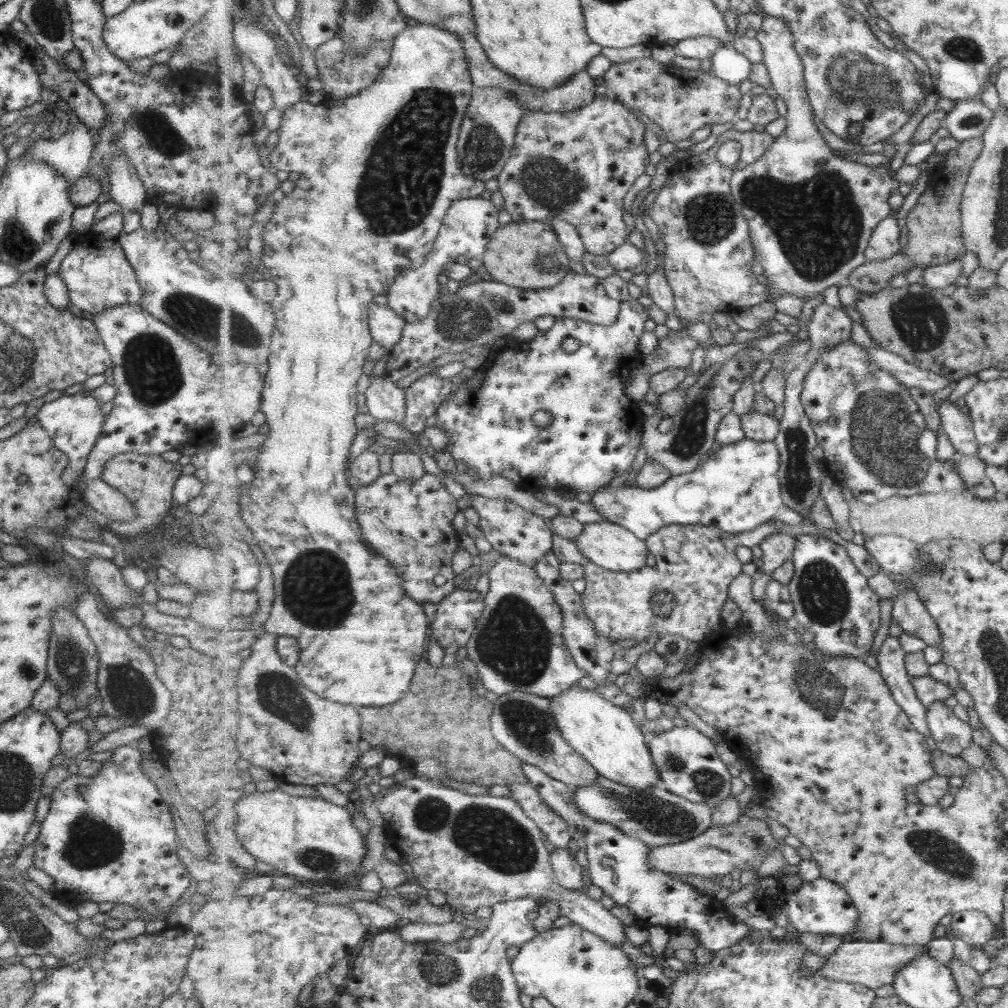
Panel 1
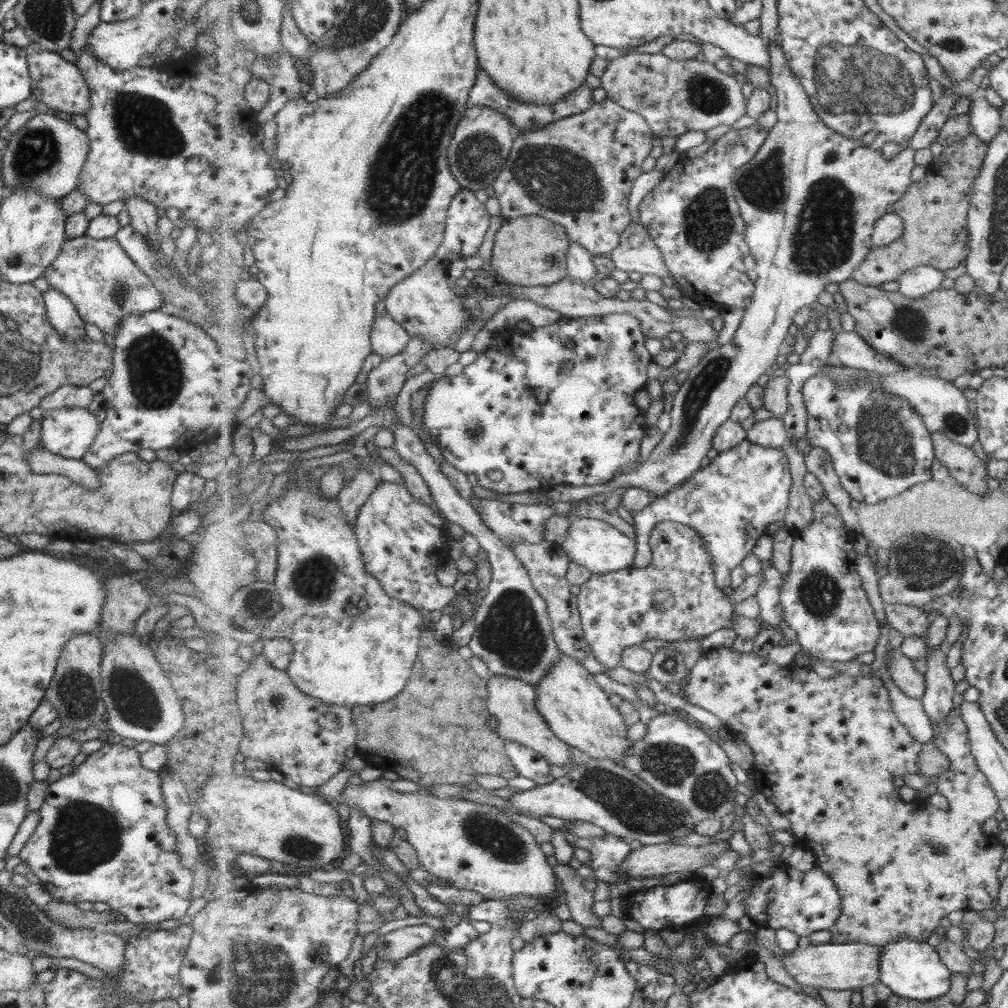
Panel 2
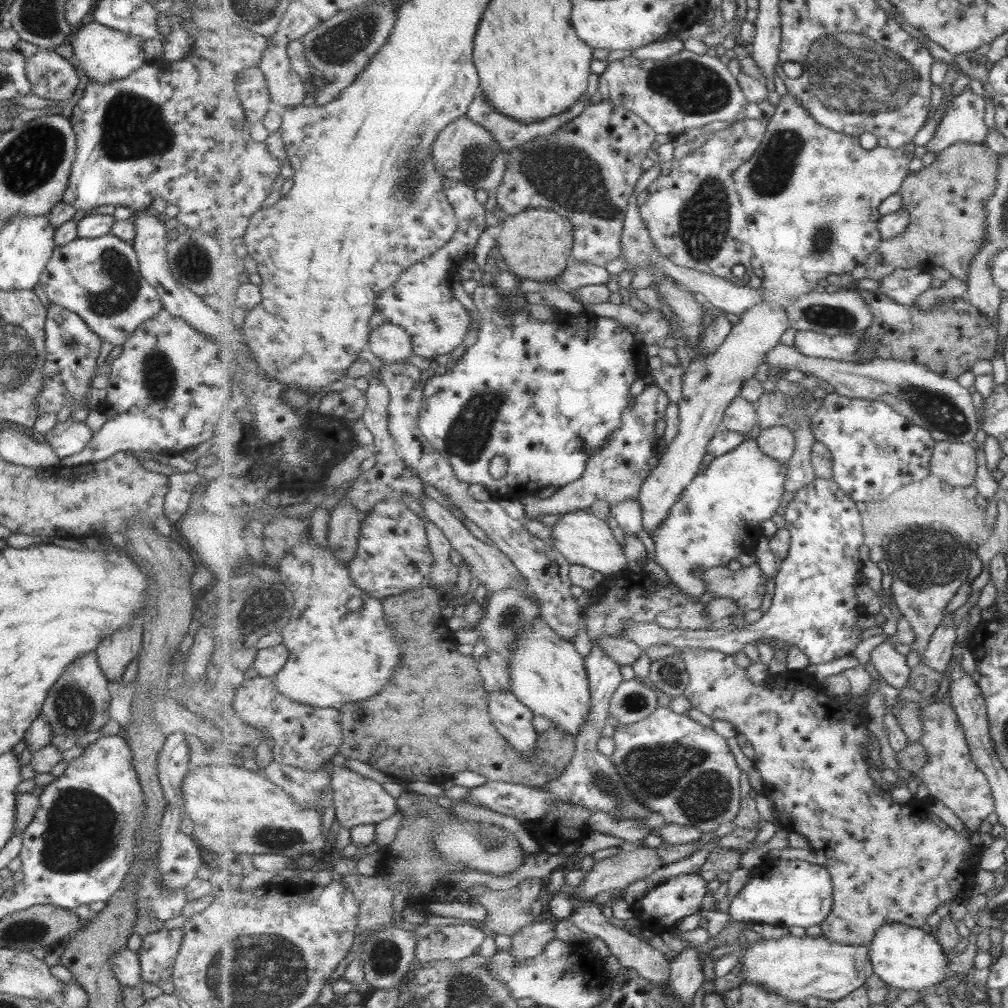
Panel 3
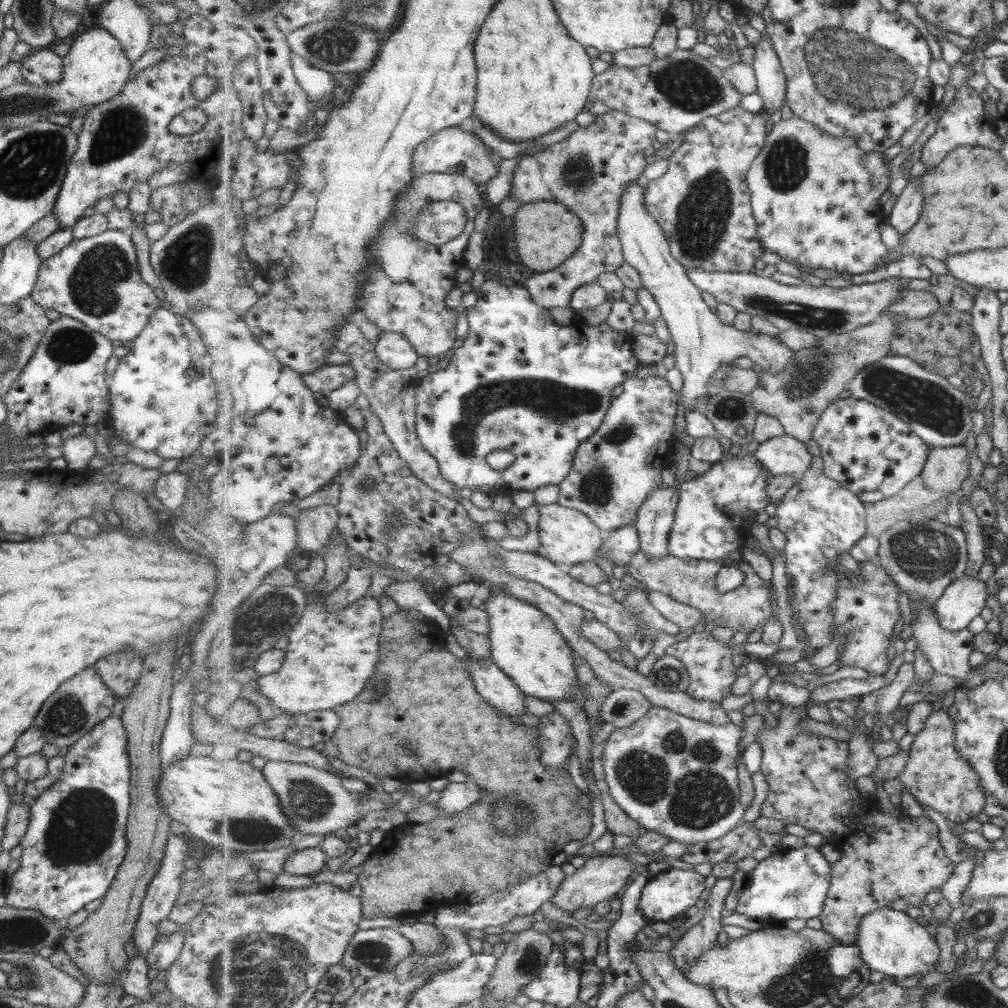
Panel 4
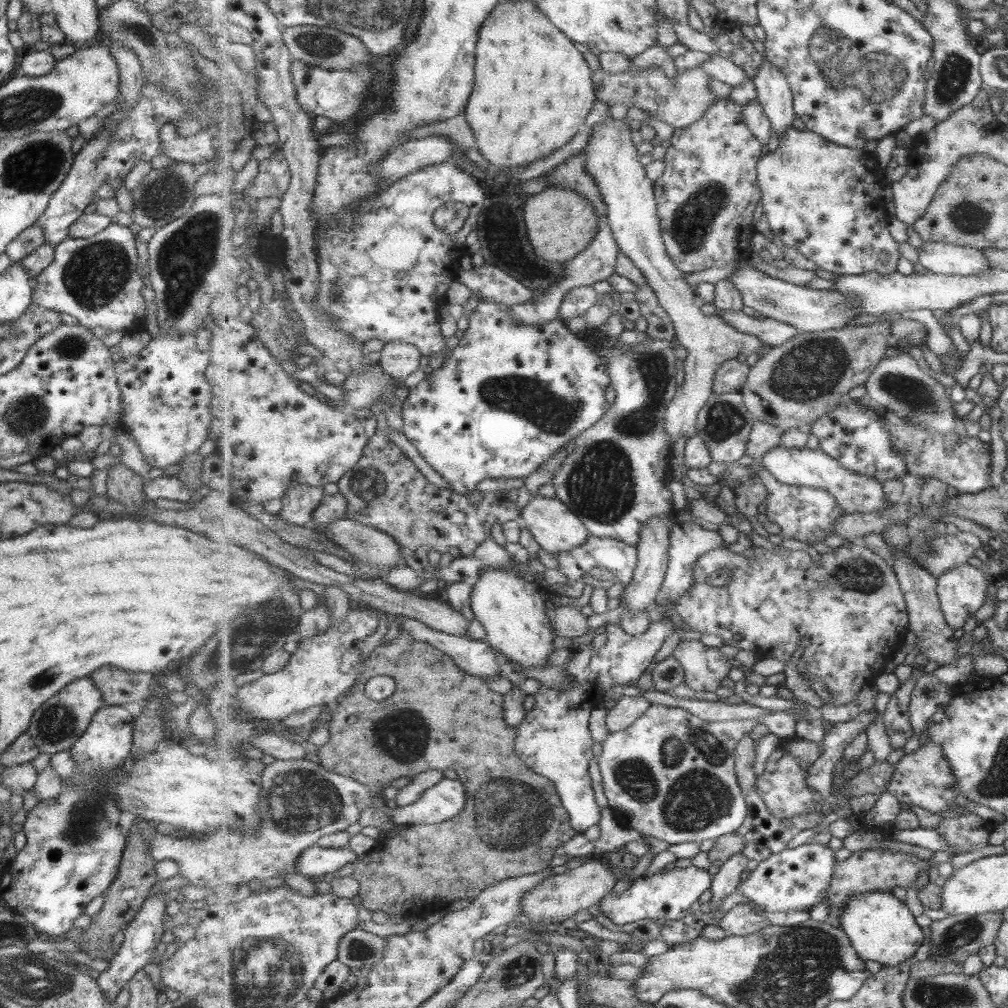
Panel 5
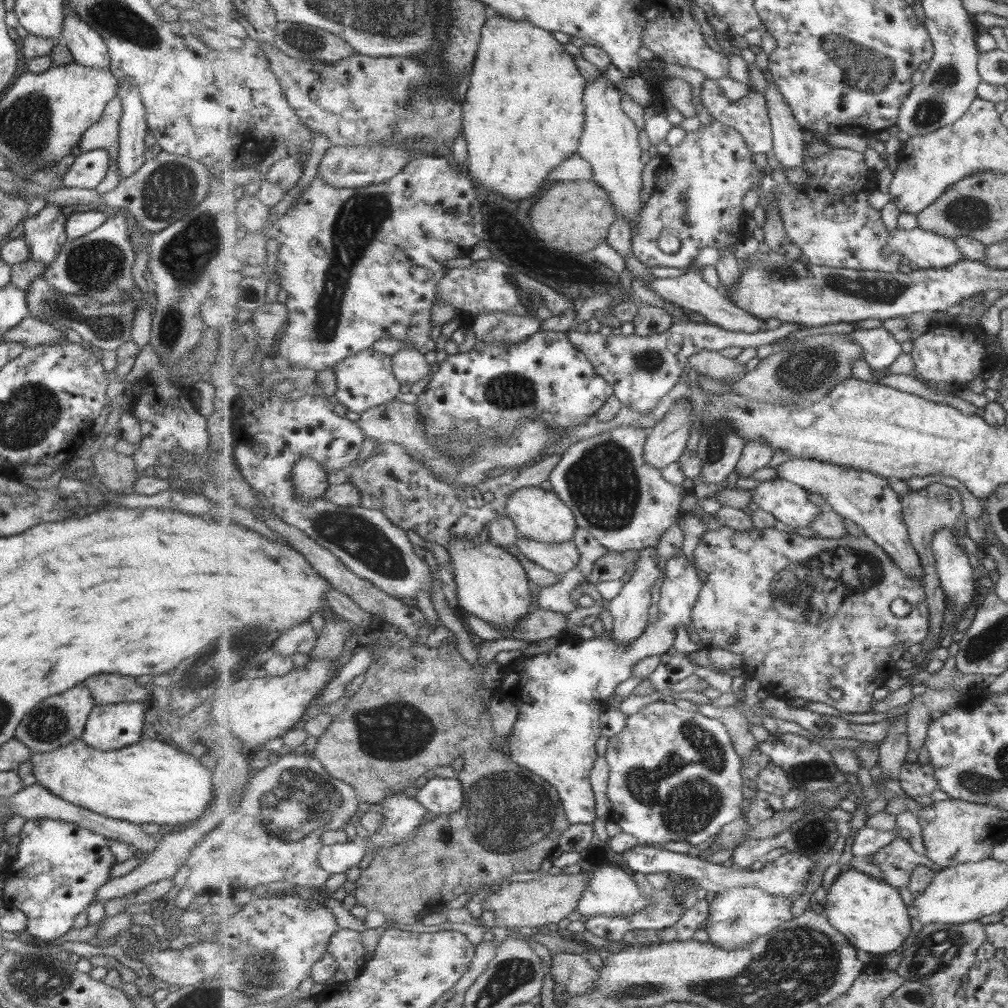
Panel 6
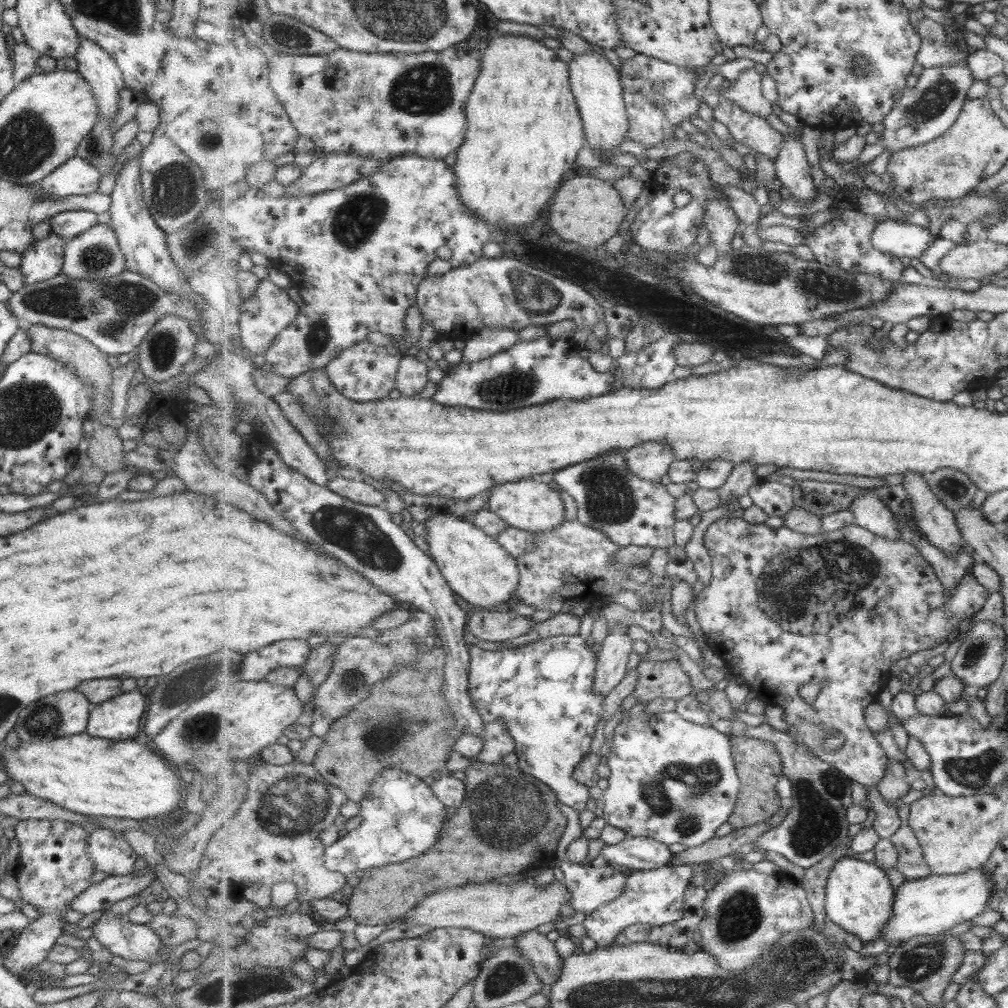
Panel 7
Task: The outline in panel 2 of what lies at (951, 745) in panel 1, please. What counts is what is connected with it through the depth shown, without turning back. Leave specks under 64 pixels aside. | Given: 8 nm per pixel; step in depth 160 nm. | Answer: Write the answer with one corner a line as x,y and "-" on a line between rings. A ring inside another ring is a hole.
939,648
936,650
929,650
928,653
928,667
929,670
926,672
926,691
922,698
922,703
926,713
931,719
931,723
941,723
942,720
945,720
949,713
953,710
953,696
956,695
955,682
951,678
951,670
947,668
947,658
946,654
943,653

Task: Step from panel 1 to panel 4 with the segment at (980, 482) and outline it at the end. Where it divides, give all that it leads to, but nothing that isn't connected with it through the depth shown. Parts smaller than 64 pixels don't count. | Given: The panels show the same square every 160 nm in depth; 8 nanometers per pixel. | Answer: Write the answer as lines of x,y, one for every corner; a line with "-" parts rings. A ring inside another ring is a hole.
963,445
934,447
921,474
925,486
940,493
959,494
969,475
969,452

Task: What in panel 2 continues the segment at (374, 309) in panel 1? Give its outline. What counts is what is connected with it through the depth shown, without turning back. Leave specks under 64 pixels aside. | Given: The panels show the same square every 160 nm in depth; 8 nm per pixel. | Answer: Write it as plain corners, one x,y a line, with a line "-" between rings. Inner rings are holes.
389,314
377,316
372,330
372,348
383,358
402,353
410,343
411,336

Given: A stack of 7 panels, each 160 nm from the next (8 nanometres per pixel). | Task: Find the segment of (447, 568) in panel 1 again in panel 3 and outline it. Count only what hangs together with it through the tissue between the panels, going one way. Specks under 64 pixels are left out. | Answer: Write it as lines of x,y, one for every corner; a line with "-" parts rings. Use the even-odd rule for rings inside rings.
386,498
374,504
362,519
356,555
349,565
354,583
382,601
411,589
433,586
429,583
433,554
429,550
425,519
401,499

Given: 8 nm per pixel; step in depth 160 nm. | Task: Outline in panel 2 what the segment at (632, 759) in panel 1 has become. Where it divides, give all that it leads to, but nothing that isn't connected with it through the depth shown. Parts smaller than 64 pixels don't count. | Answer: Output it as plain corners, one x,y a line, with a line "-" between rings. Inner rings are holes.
562,652
550,674
535,684
538,690
537,708
547,719
553,733
569,747
581,749
591,759
609,759
622,764
622,758
631,742
627,738
627,729
621,712
609,700
609,693
598,683
592,674
574,656

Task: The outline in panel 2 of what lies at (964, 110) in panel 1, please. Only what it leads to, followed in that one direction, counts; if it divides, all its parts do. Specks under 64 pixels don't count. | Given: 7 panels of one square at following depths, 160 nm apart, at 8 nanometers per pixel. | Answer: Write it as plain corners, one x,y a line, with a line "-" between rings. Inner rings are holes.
983,95
971,102
969,109
974,134
989,144
1003,129
1002,112
991,106

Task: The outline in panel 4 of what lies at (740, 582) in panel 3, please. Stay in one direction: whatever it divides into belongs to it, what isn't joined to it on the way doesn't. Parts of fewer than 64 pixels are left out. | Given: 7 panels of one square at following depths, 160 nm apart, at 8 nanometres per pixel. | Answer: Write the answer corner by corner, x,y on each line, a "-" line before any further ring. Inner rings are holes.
639,549
627,573
644,583
649,590
659,591
675,597
679,602
701,609
704,612
704,624
714,622
718,626
732,628
733,631
743,631
749,634
757,626
761,628
771,618
771,584
762,580
747,561
731,561
728,556
724,560
683,560
671,554
662,559
652,559
-
723,566
734,566
744,573
744,581
736,589
726,593
717,590
715,578

